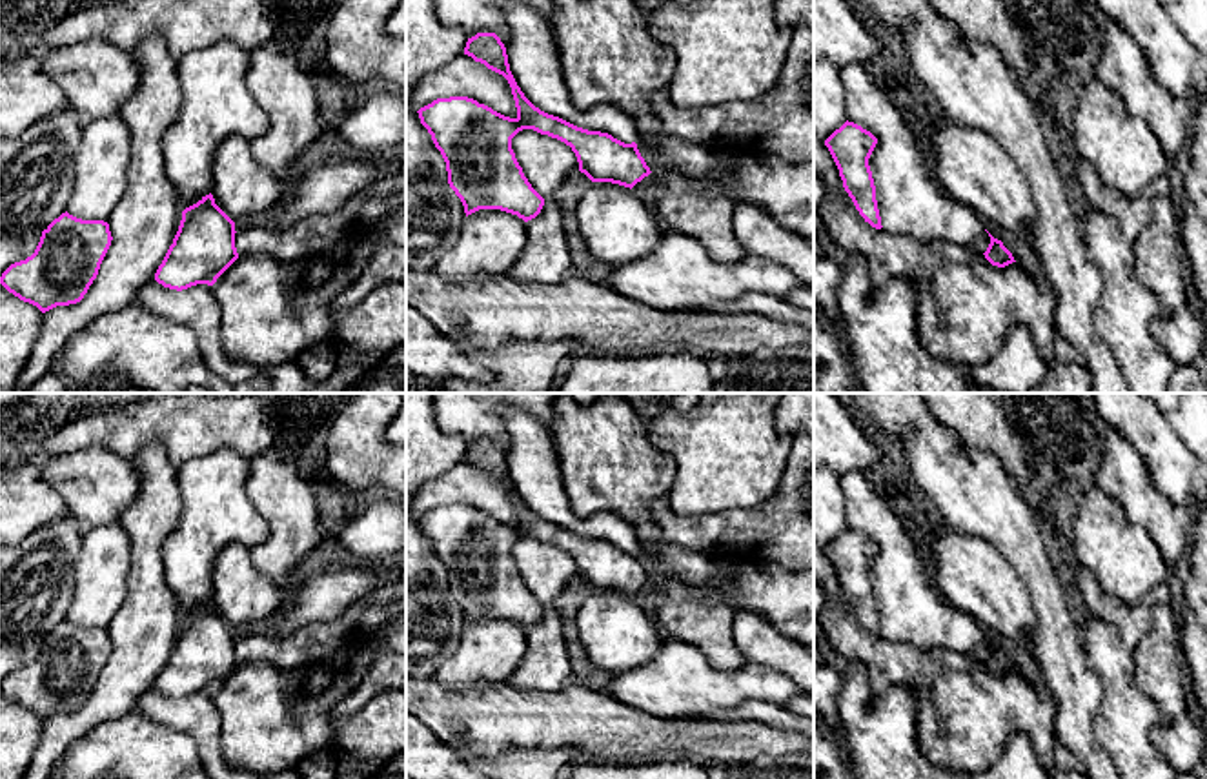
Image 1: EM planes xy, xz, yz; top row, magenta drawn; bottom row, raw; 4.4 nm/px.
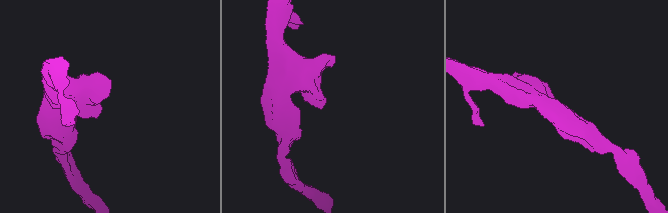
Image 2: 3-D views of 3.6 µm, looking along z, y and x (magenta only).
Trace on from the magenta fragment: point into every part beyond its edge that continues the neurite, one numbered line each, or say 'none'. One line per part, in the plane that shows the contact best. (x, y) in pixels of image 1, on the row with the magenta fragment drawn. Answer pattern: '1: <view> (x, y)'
none

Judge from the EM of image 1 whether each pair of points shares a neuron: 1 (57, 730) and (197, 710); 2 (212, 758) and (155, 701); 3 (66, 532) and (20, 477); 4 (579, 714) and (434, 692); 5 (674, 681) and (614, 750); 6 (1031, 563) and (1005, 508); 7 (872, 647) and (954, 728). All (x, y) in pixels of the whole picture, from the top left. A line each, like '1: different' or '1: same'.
1: different
2: same
3: different
4: same
5: different
6: same
7: same

